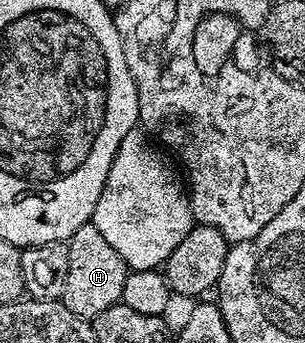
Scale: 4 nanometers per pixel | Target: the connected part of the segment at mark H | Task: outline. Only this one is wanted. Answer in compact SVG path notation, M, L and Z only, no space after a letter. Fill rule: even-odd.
M86 222L81 228L77 228L77 232L73 232L68 252L68 275L61 297L65 308L69 308L69 312L77 316L93 320L101 312L105 312L105 308L120 305L129 271L121 256L117 256L115 249L105 241L105 236L97 232L94 222Z

